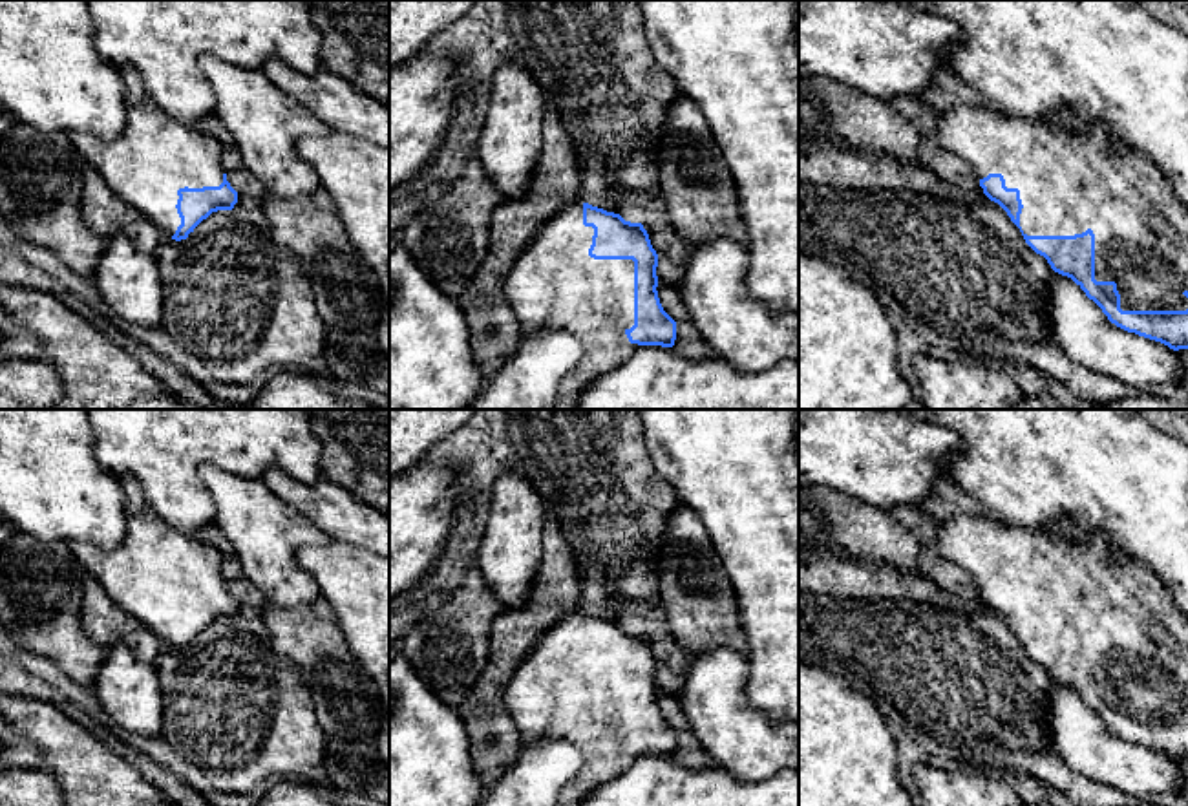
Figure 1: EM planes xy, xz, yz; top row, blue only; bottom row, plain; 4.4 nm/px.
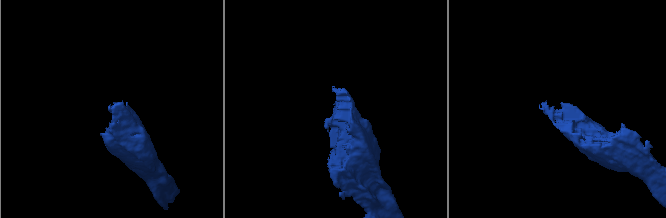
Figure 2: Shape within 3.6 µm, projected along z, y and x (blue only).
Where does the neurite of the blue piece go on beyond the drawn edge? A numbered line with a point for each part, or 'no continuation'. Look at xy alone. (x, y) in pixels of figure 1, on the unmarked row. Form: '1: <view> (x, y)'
1: xy (154, 565)

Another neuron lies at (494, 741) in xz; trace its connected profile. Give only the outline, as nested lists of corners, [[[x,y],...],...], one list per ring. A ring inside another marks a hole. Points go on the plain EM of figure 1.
[[[546,514],[541,565],[523,607],[504,607],[490,631],[490,658],[457,713],[464,722],[473,768],[492,788],[523,748],[503,695],[523,658],[559,620],[578,609],[581,581],[561,525]]]

